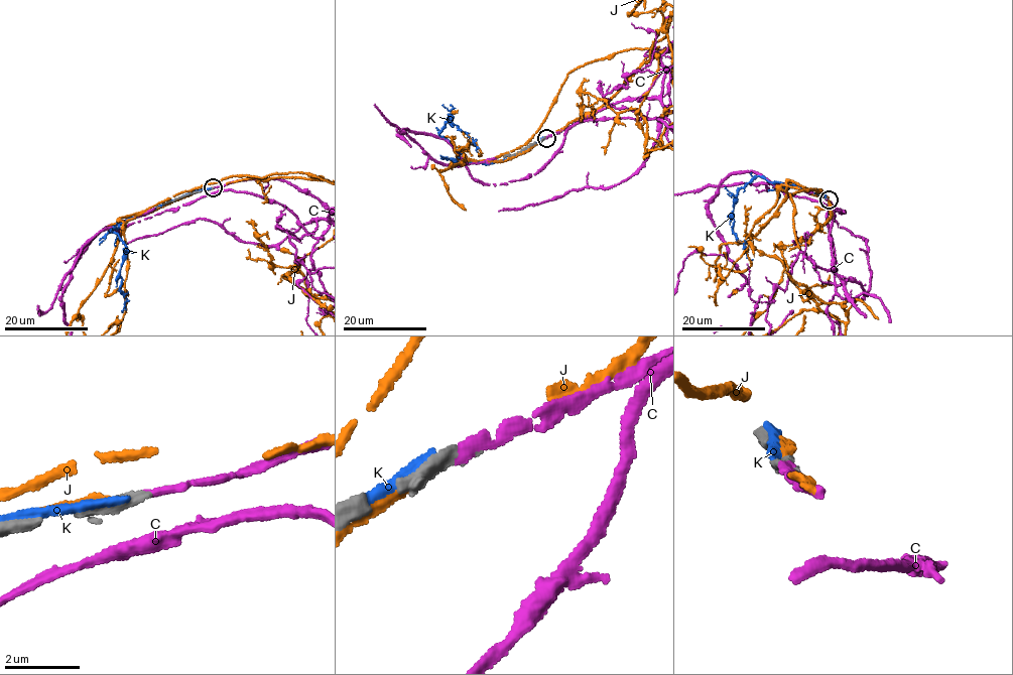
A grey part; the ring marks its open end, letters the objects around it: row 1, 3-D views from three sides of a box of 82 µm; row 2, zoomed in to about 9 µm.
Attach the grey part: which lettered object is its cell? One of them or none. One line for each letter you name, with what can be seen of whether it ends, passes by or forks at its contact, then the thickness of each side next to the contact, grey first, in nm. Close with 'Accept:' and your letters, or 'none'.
C: it ends; calibres 280 and 260 nm
Accept: C

